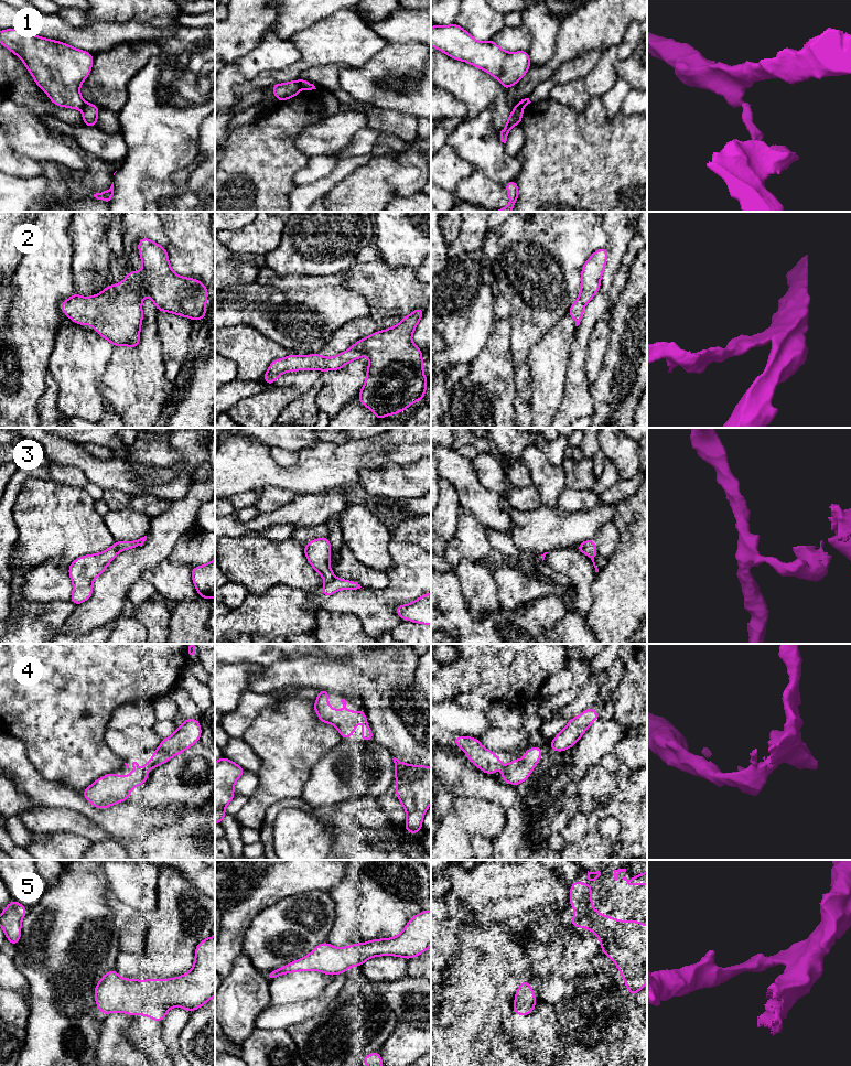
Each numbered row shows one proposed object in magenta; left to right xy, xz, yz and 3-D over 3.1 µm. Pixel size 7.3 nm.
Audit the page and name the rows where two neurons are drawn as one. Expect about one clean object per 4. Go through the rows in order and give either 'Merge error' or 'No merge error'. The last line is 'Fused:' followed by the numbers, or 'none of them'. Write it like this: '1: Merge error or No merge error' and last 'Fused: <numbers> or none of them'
1: Merge error
2: No merge error
3: Merge error
4: No merge error
5: No merge error
Fused: 1, 3

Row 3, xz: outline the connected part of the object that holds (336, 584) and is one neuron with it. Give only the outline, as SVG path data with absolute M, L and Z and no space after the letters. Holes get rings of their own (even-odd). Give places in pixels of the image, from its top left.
M334 578L331 582L322 586L322 596L330 596L343 589L357 590L360 588L357 582Z

